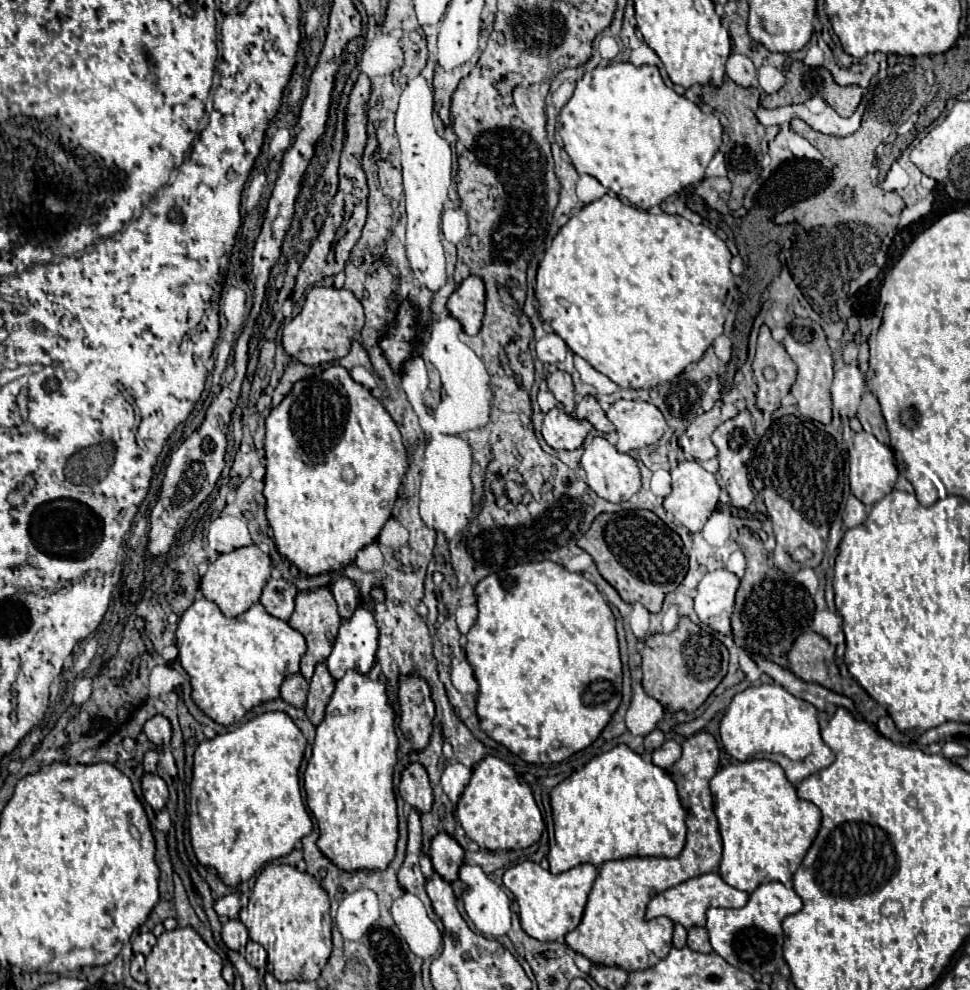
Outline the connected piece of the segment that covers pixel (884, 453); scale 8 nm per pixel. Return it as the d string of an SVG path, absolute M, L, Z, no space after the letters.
M859 432L853 438L853 452L849 454L849 488L851 492L865 504L871 506L873 502L887 496L897 480L897 468L893 464L893 452L889 446L881 444L875 436L867 432Z

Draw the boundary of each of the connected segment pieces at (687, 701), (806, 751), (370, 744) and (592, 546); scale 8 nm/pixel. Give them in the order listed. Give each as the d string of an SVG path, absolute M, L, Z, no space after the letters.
M687 616L679 618L679 624L669 634L653 634L645 640L643 656L643 690L655 696L663 704L665 712L695 712L707 696L717 688L717 684L727 674L729 652L727 648L707 630L693 624Z
M761 684L737 694L719 722L719 736L729 756L739 762L759 758L773 760L785 770L793 786L797 786L803 778L831 766L835 760L831 748L821 740L815 706L795 698L779 684Z
M347 672L335 684L325 718L317 726L313 756L305 770L307 806L319 824L317 846L341 872L385 870L395 858L395 764L397 736L383 680Z
M621 510L615 514L597 516L589 528L589 532L577 540L577 546L583 548L595 562L599 574L619 592L623 602L627 604L643 604L649 612L659 612L663 598L673 592L681 580L685 578L685 554L681 538L663 524L651 510Z

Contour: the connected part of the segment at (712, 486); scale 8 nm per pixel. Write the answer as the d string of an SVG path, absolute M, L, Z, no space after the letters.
M683 462L671 470L671 476L673 476L673 490L665 498L663 508L667 512L671 512L675 516L675 520L679 524L683 524L687 530L699 532L719 502L719 484L715 480L715 474L707 472L697 462Z

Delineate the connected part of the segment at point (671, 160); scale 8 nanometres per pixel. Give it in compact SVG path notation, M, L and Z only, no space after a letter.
M617 62L603 68L597 66L593 72L587 72L577 80L571 100L559 114L559 136L579 174L597 178L617 196L627 198L635 208L649 210L671 194L705 178L705 168L721 146L723 128L713 114L701 112L697 104L667 88L657 66Z

